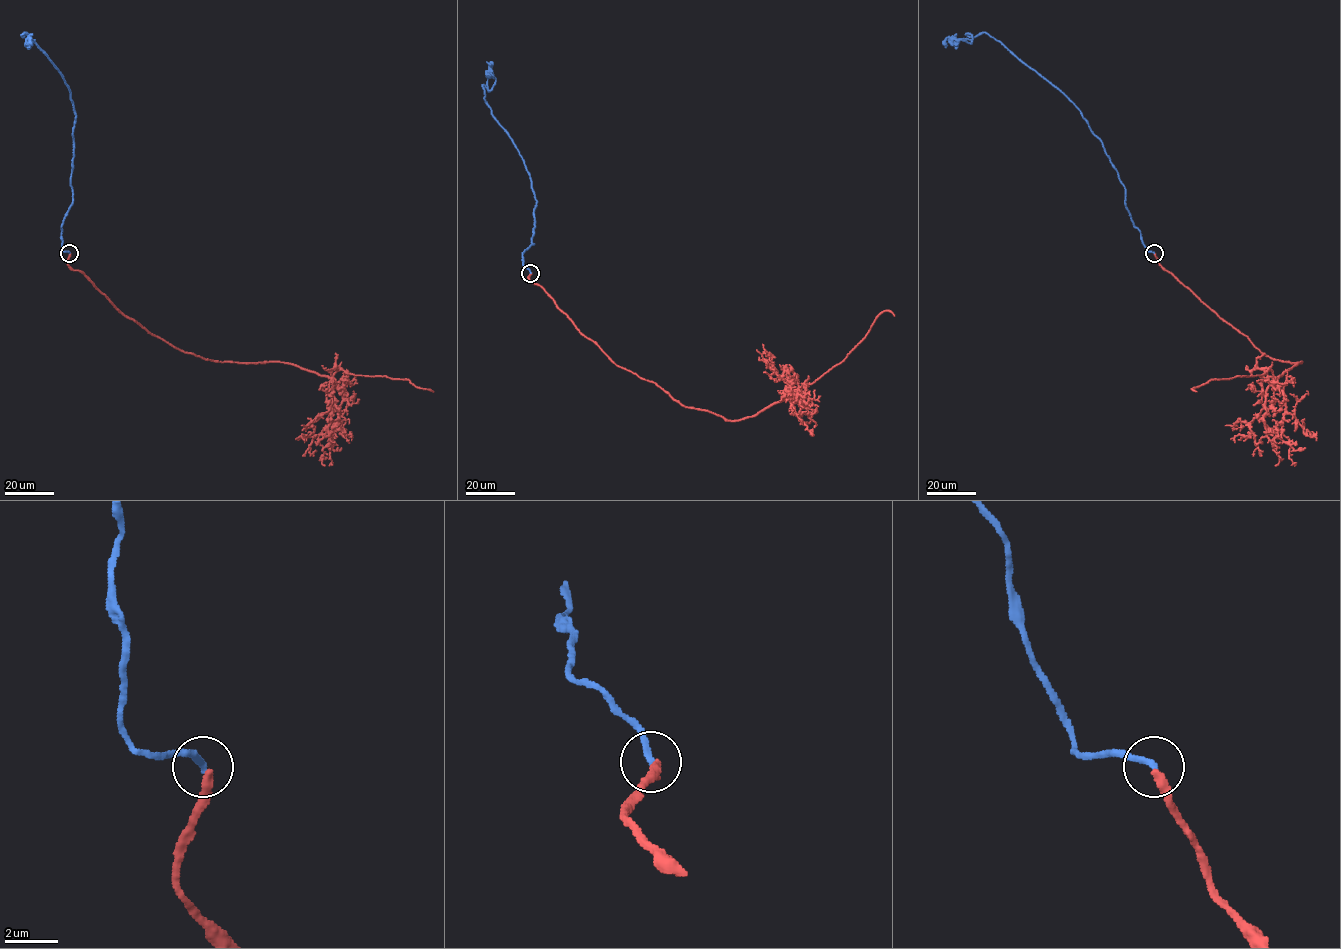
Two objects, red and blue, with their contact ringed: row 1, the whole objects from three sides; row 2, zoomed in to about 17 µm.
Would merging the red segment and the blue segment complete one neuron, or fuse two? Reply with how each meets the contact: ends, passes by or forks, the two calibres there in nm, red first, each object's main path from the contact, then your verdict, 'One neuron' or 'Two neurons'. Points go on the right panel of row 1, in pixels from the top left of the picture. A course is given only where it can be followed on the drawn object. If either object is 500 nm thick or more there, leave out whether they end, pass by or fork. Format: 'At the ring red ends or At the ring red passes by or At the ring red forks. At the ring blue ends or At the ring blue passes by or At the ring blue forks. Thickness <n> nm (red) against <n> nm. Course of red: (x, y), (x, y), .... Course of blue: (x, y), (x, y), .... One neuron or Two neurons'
At the ring red ends. At the ring blue ends. Thickness 320 nm (red) against 260 nm. Course of red: (1154, 253), (1165, 270), (1263, 354), (1302, 362), (1277, 377), (1268, 370), (1212, 379), (1192, 389), (1197, 391). Course of blue: (1154, 252), (1134, 226), (1102, 142), (1073, 103), (985, 32), (957, 42), (946, 37), (946, 47). Two neurons

